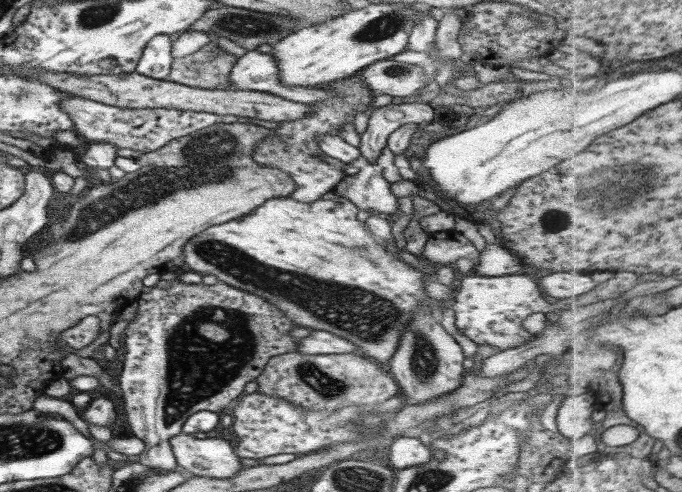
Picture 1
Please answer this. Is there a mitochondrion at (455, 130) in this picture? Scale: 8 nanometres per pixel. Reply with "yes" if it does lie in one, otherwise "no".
no

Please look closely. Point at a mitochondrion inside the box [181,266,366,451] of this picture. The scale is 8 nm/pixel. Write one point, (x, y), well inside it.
(324, 387)

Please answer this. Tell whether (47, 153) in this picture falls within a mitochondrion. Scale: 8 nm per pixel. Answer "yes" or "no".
no

